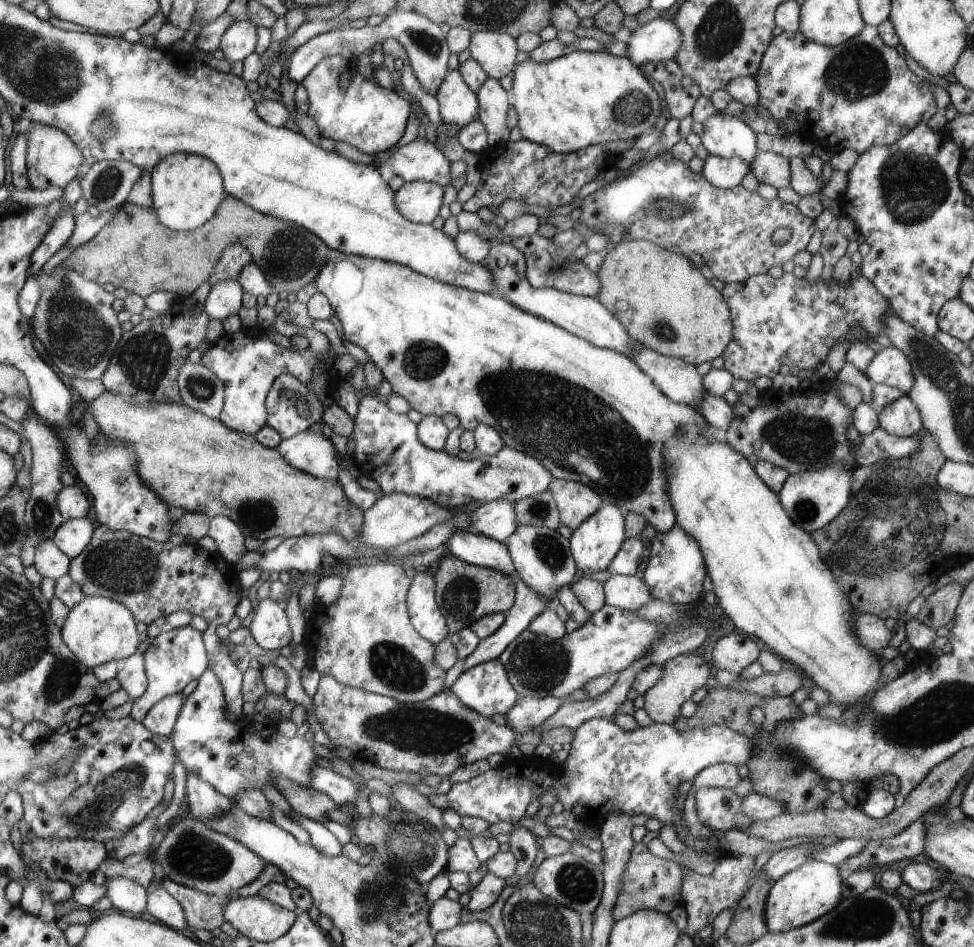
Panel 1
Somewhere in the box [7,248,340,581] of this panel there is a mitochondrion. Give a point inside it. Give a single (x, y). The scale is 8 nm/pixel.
(79, 338)

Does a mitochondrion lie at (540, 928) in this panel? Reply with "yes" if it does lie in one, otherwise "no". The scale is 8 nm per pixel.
yes

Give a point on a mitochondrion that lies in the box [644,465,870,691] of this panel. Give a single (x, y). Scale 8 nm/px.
(806, 509)

